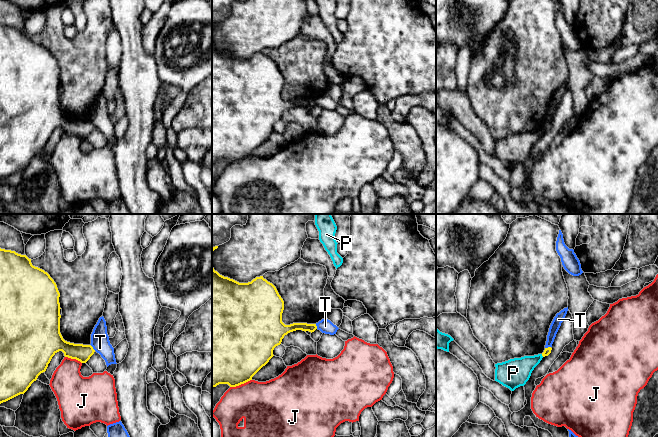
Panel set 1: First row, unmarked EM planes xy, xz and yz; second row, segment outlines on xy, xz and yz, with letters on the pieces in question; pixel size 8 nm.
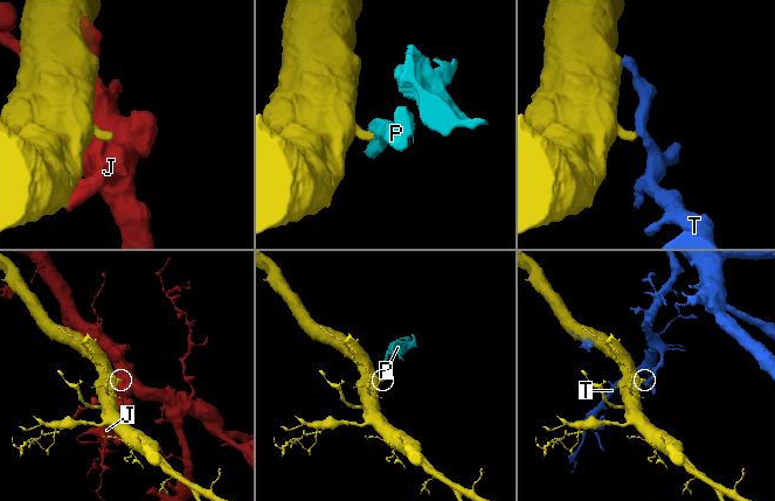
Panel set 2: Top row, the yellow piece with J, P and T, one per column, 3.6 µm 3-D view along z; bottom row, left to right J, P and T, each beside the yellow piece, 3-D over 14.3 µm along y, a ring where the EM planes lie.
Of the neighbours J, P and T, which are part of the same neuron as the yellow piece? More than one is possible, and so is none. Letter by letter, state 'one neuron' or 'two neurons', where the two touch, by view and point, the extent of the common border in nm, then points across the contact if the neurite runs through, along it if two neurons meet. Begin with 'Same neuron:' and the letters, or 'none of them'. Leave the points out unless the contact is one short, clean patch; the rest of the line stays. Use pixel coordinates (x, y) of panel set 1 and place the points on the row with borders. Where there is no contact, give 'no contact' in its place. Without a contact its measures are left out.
Same neuron: none of them
J: two neurons | xz (240, 384) | 190 nm
P: two neurons | yz (542, 355) | 30 nm | along yz (541, 354), (543, 356)
T: two neurons | xy (92, 347) | 70 nm | along xy (90, 344), (95, 350)

